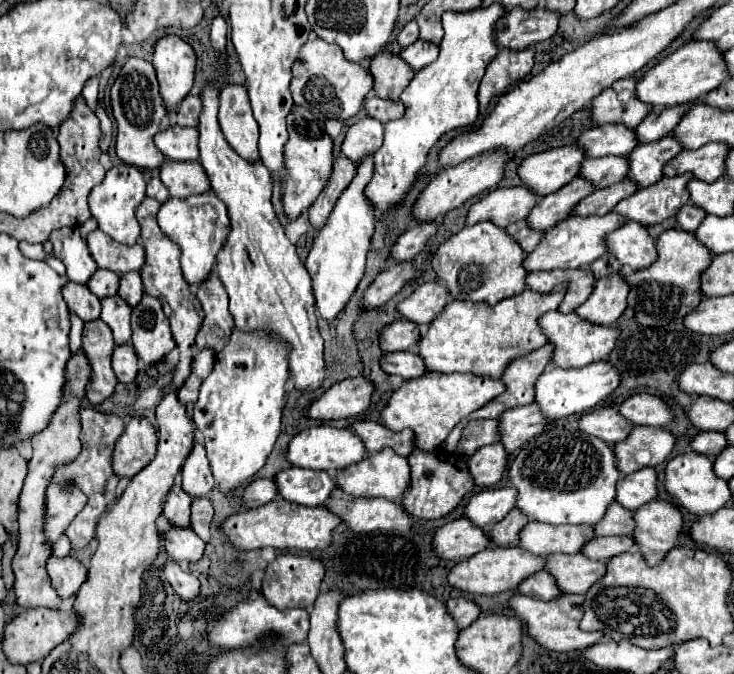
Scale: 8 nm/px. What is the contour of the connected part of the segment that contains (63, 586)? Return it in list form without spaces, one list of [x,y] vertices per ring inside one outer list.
[[[50,556],[46,562],[46,572],[48,572],[58,596],[72,598],[78,592],[78,588],[82,586],[82,582],[86,580],[88,570],[72,556],[66,556],[66,558]]]

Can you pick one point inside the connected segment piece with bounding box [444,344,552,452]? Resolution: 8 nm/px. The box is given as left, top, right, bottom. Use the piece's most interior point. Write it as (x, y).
(519, 377)

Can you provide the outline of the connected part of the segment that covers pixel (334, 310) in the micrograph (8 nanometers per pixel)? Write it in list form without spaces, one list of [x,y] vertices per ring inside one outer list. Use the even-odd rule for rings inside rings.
[[[366,156],[358,162],[354,180],[340,194],[332,214],[328,216],[326,224],[316,234],[310,254],[304,262],[310,272],[310,278],[312,278],[316,308],[322,314],[322,318],[326,318],[326,320],[336,318],[336,314],[346,306],[346,302],[354,294],[354,290],[364,274],[366,254],[370,250],[370,240],[372,240],[374,224],[376,224],[376,214],[364,194],[364,188],[372,180],[372,174],[374,174],[374,162],[372,162],[372,156]]]

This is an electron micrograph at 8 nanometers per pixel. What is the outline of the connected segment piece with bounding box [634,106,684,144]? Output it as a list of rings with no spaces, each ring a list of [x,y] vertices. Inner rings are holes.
[[[676,106],[676,110],[652,110],[636,128],[636,140],[638,144],[646,144],[646,142],[656,142],[664,136],[670,134],[670,130],[674,130],[676,122],[680,122],[680,114],[684,112],[684,108]]]

